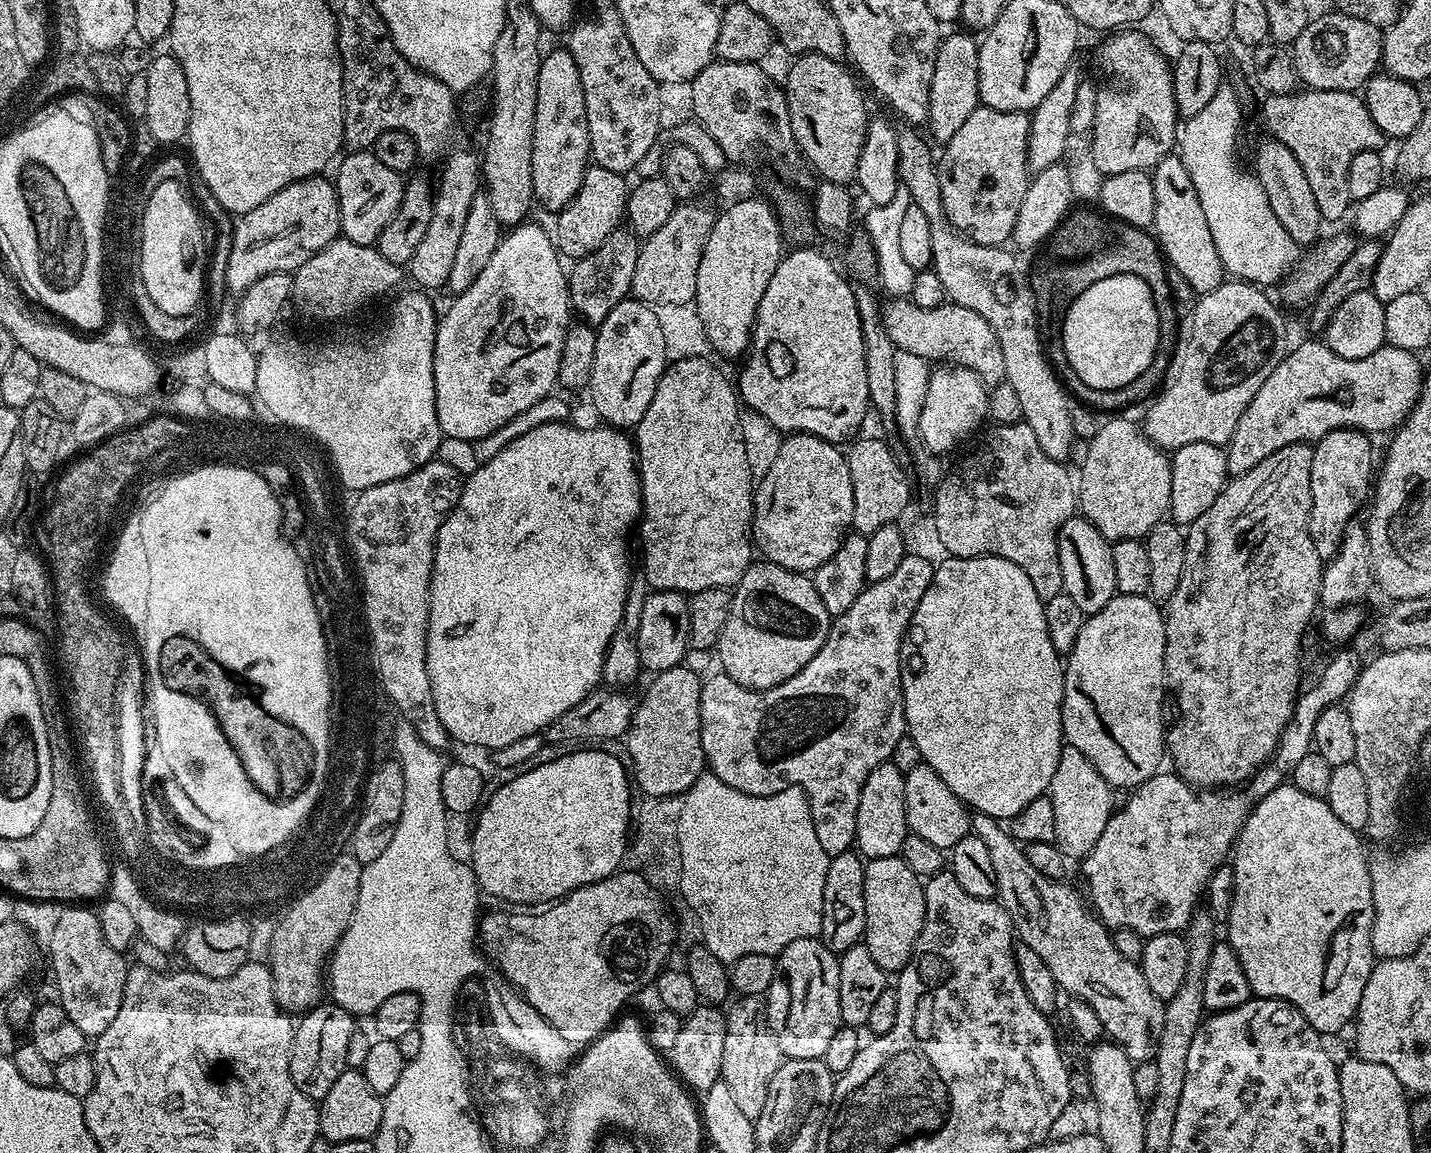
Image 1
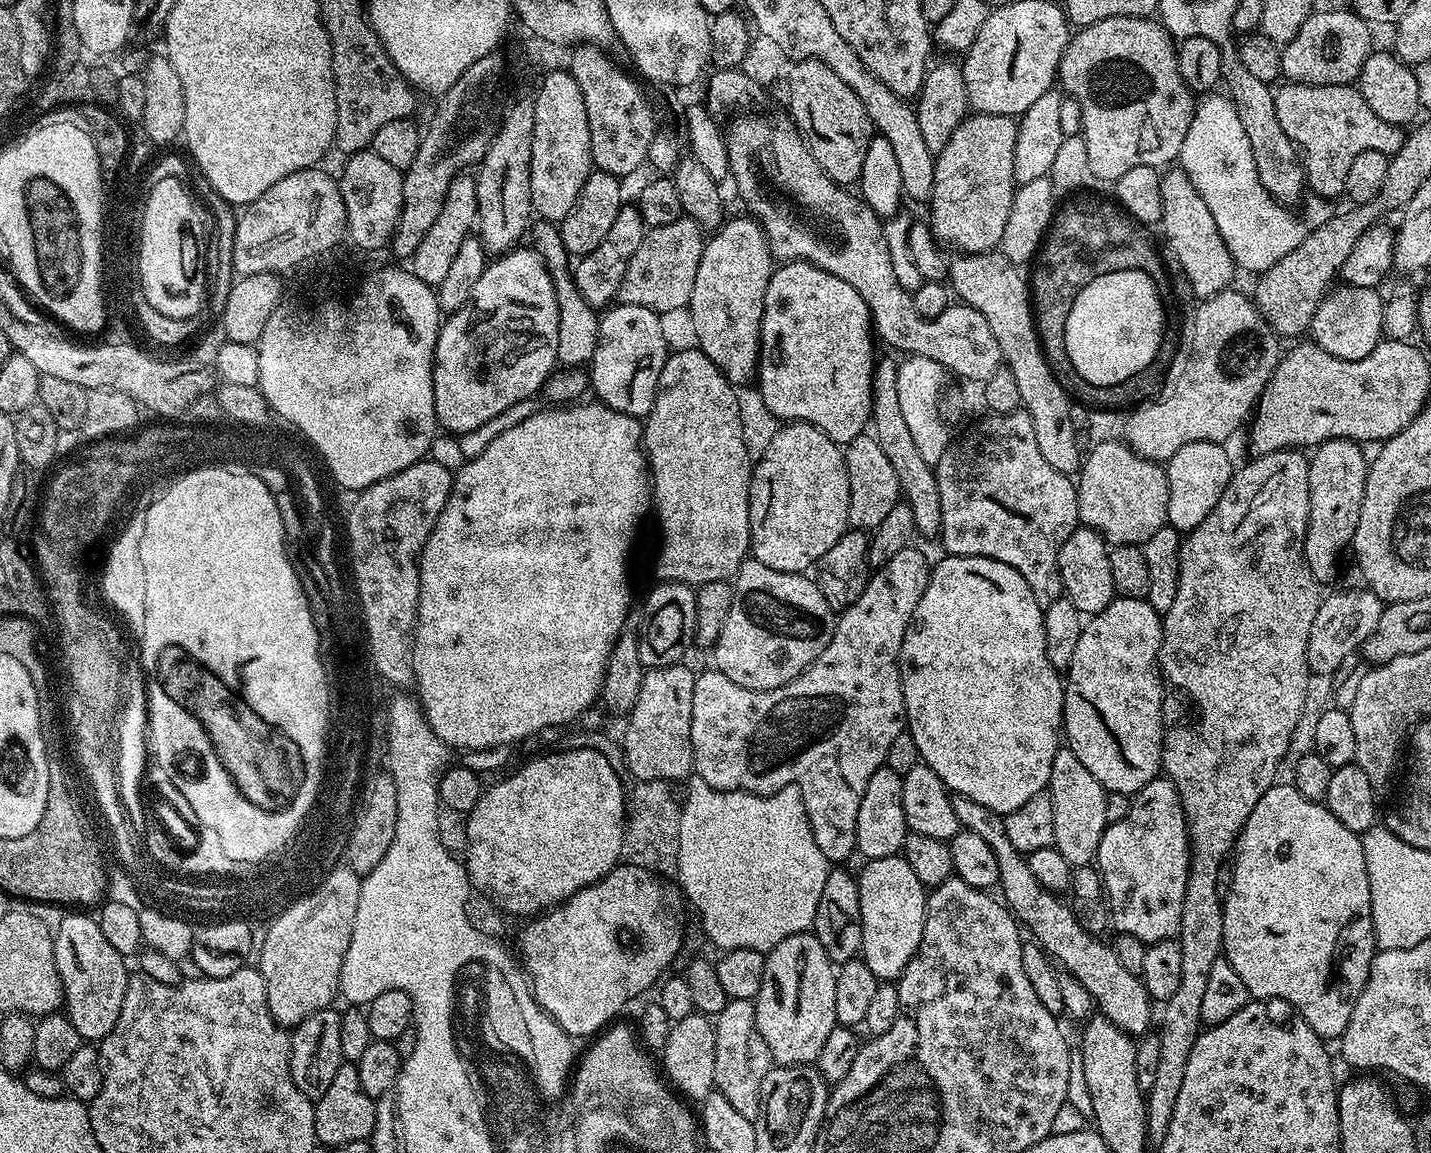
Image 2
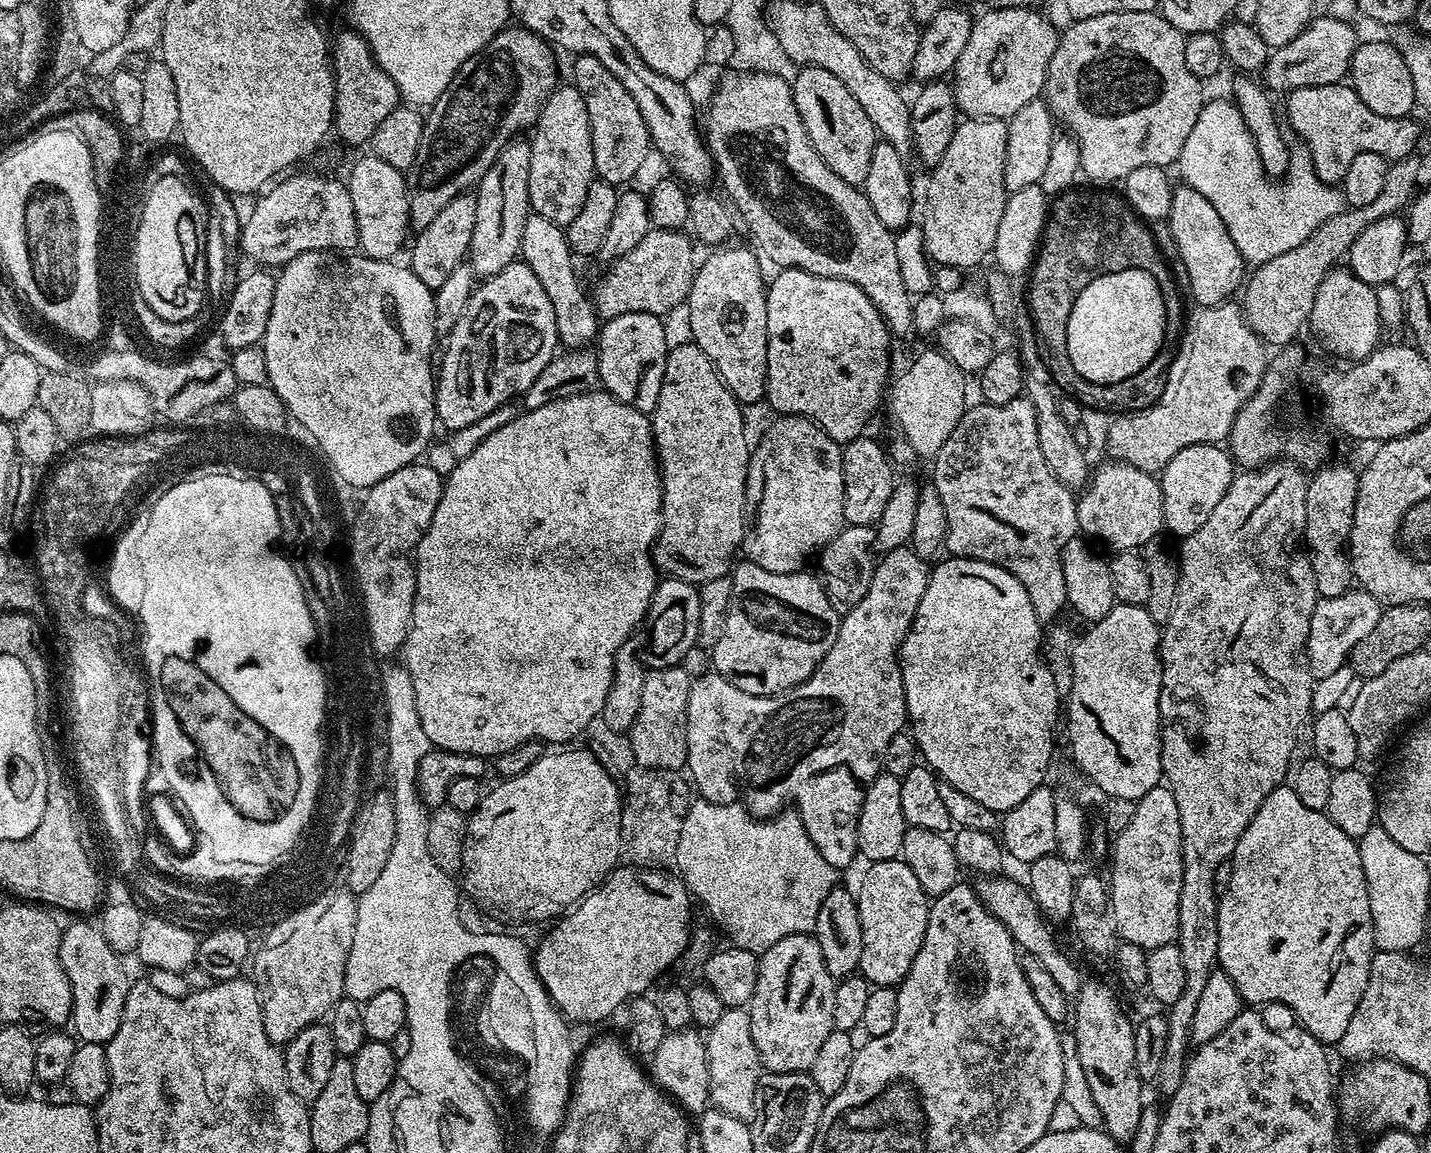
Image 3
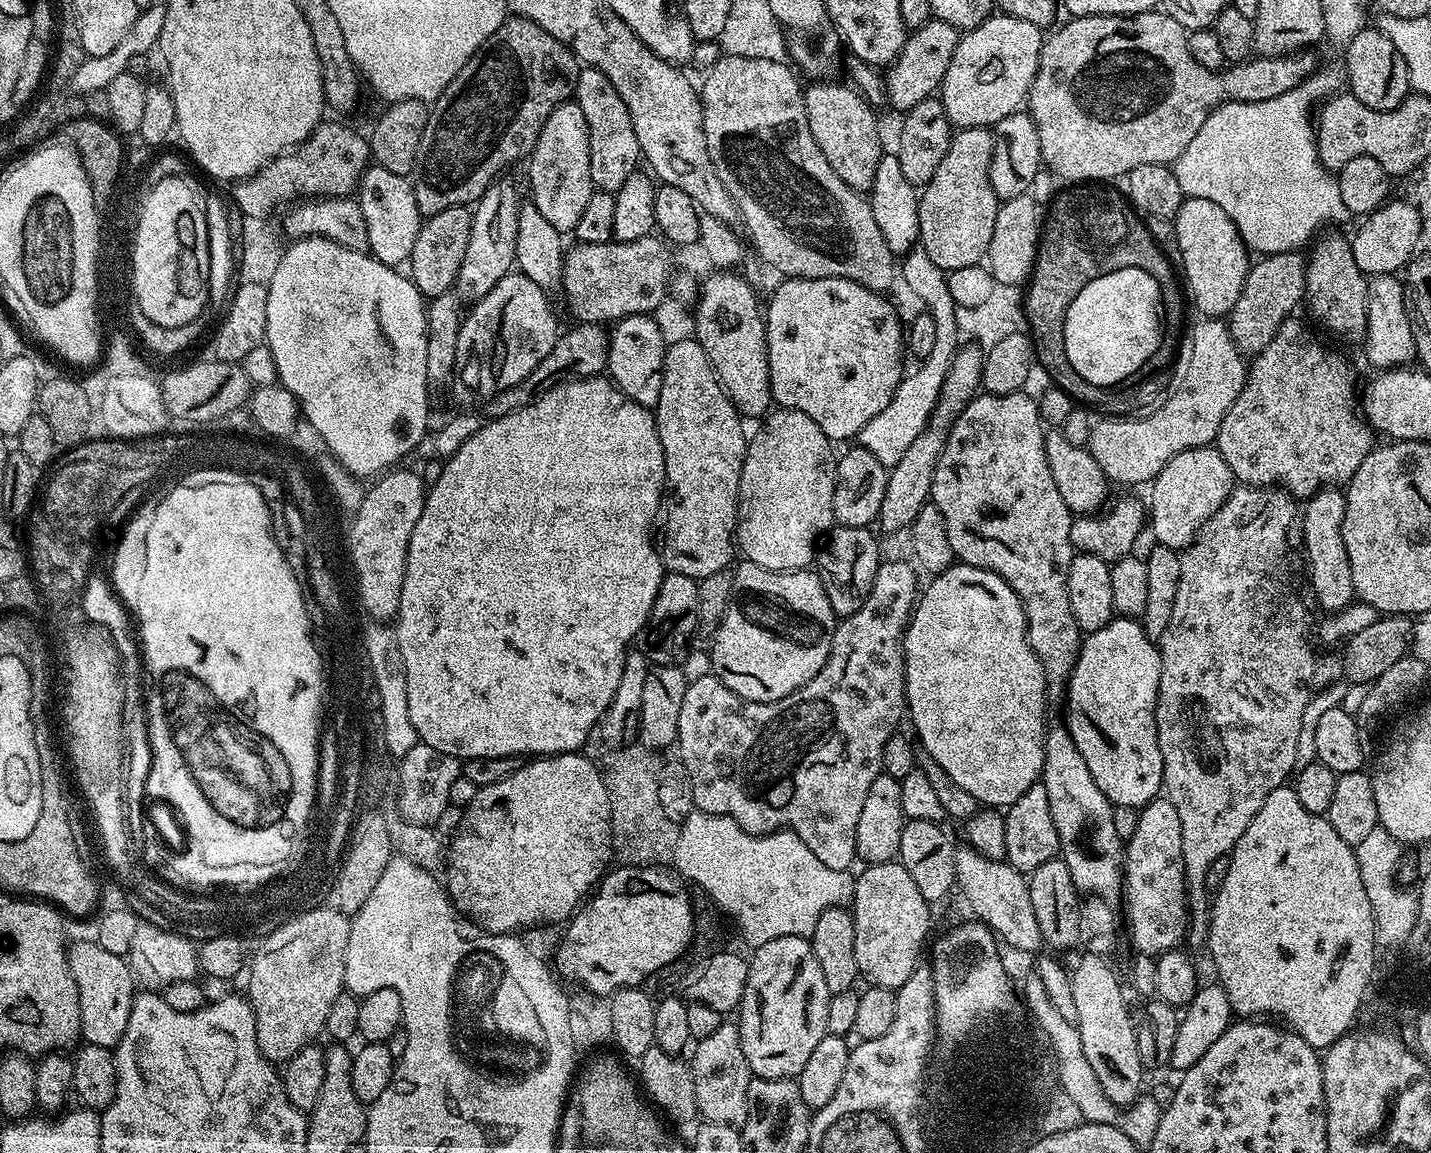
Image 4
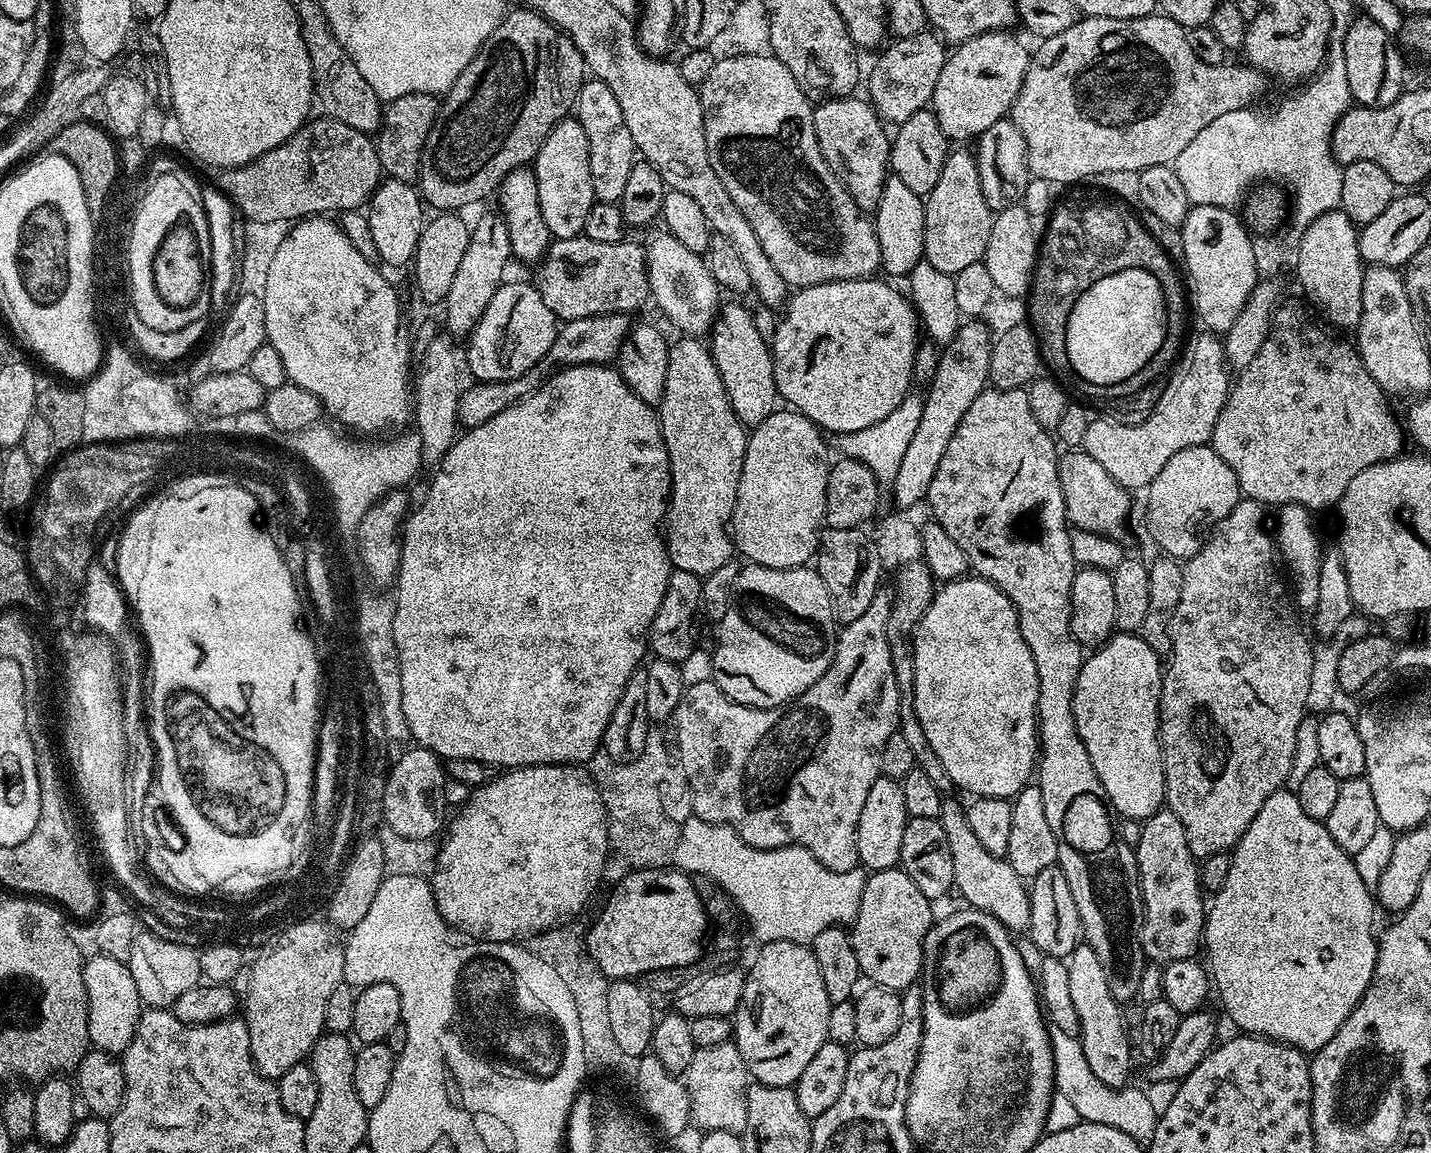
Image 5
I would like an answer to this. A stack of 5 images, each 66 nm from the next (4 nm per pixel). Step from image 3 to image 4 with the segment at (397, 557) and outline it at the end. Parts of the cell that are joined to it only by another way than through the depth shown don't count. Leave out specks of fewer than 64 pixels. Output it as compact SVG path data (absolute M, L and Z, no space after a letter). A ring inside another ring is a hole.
M400 470L385 471L375 481L377 484L364 497L359 497L359 508L351 517L352 527L346 532L347 559L355 557L356 564L351 568L360 568L360 575L354 578L354 585L360 591L360 604L376 619L373 620L376 622L391 621L396 611L400 609L410 534L414 534L414 526L418 526L418 518L422 518L422 506L426 495L426 480L424 484L423 478L418 473L396 471Z

